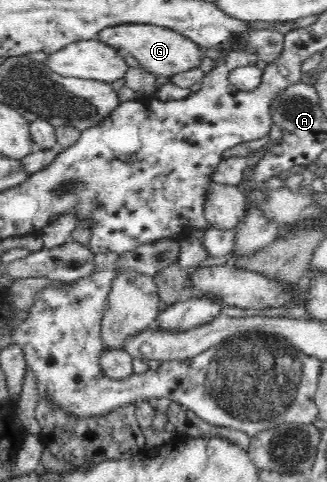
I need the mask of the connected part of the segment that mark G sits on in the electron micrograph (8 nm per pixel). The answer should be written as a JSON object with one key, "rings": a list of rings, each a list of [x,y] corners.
{"rings":[[[122,24],[106,28],[98,32],[97,40],[107,46],[130,52],[144,69],[153,75],[172,77],[175,74],[200,66],[204,56],[204,48],[196,45],[170,28],[158,27],[152,24]]]}

